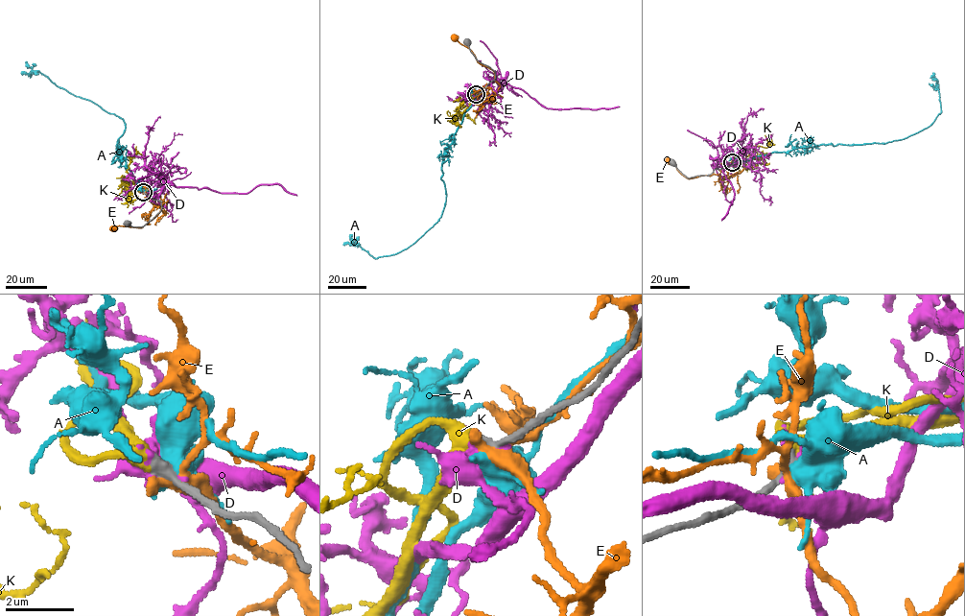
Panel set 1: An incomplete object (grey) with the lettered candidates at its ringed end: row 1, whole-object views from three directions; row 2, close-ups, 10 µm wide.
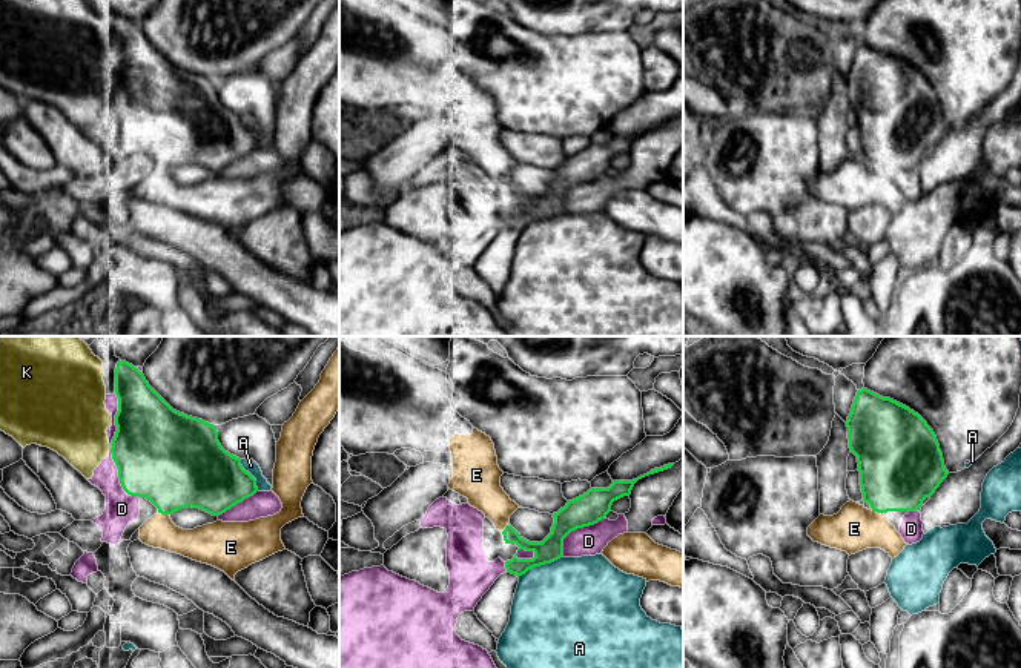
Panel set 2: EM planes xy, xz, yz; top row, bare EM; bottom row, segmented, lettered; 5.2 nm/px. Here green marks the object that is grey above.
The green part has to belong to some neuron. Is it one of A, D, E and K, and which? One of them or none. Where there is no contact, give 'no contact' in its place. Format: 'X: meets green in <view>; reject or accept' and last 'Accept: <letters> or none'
A: meets green in xz; reject
D: meets green in xy; reject
E: meets green in yz; reject
K: no contact; accept
Accept: K

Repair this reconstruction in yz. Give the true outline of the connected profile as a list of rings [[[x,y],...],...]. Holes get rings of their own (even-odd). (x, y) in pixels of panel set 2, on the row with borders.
[[[858,390],[846,427],[872,511],[917,511],[949,475],[933,430],[890,398]]]

